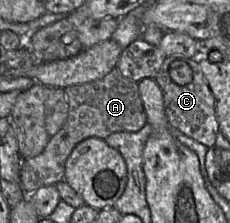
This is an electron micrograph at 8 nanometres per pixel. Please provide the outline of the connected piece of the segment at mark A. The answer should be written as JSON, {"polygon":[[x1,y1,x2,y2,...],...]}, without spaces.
{"polygon":[[114,68,103,78,64,89,69,104,68,117,61,129,49,138,43,152,21,161,20,180,28,195,39,188,64,181,65,164,74,147,81,141,98,137,106,139,115,132,137,132,147,123,138,83,124,77]]}

